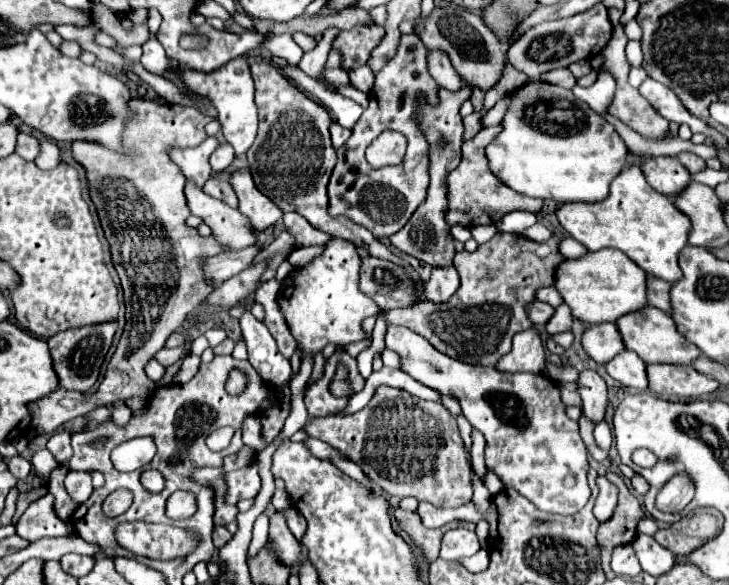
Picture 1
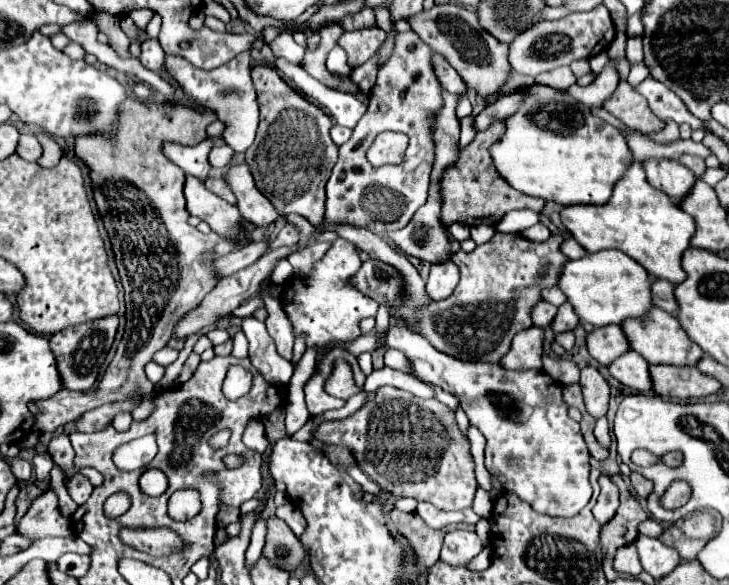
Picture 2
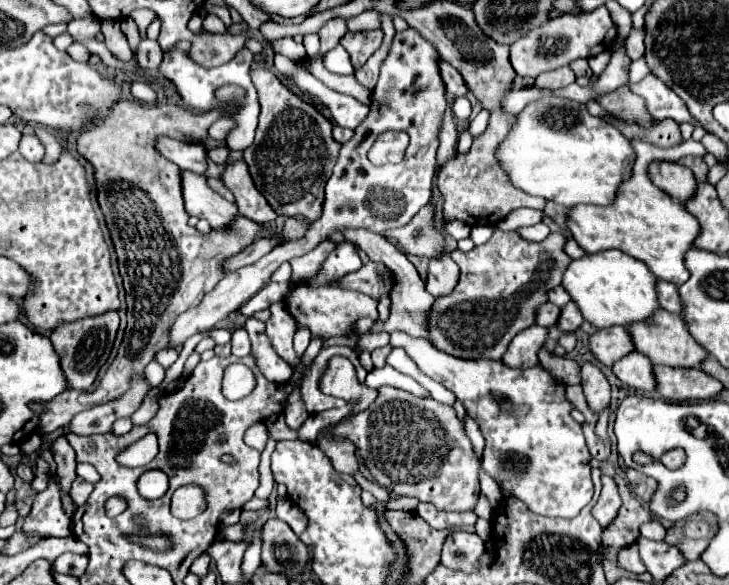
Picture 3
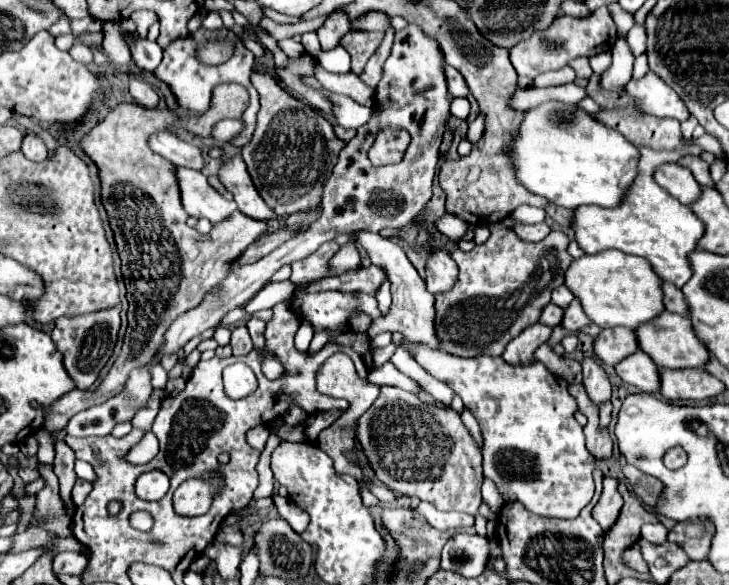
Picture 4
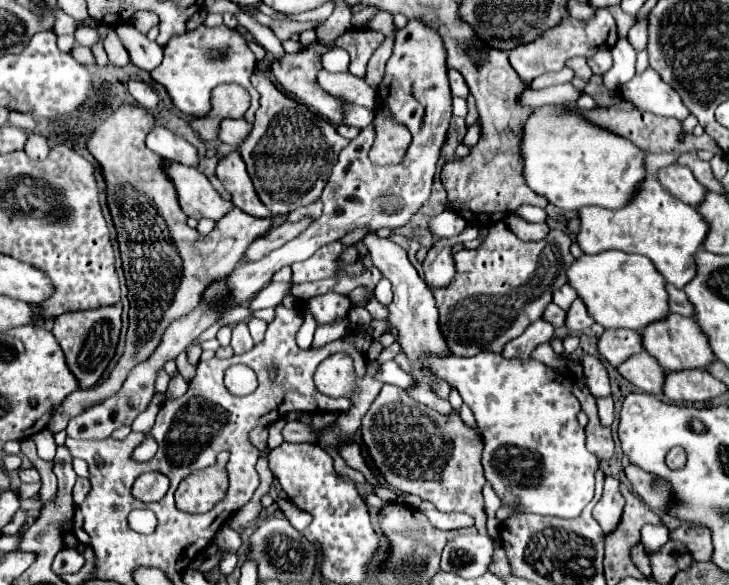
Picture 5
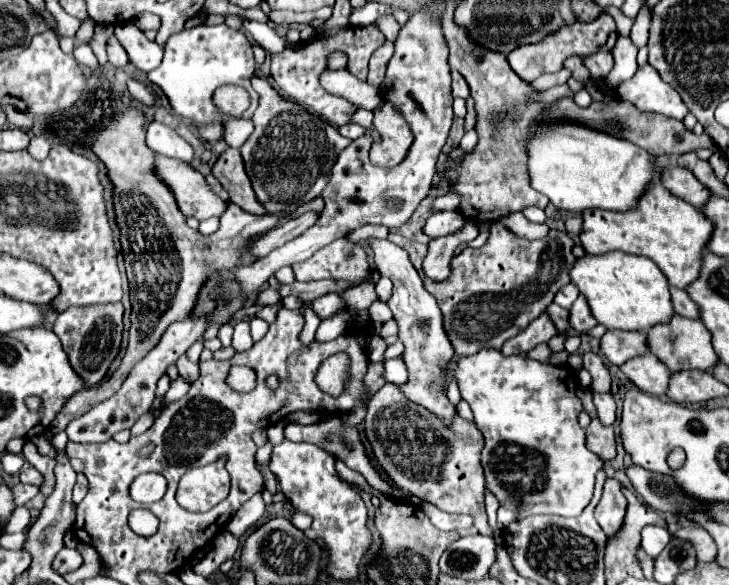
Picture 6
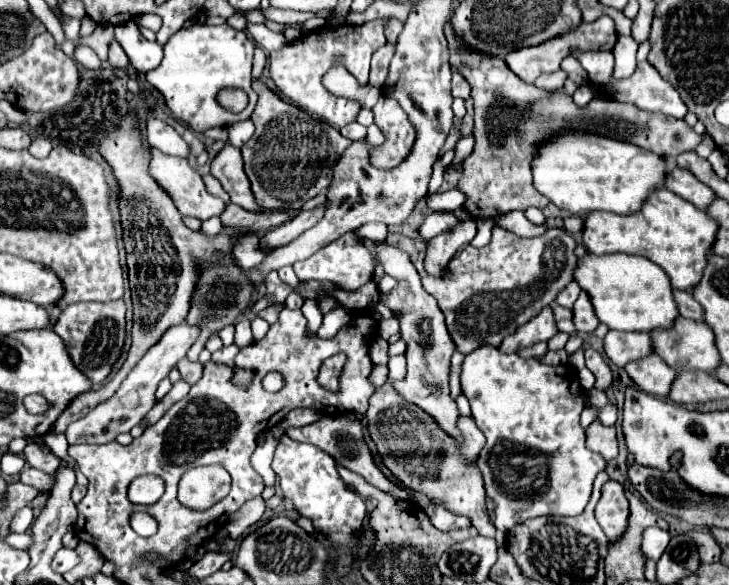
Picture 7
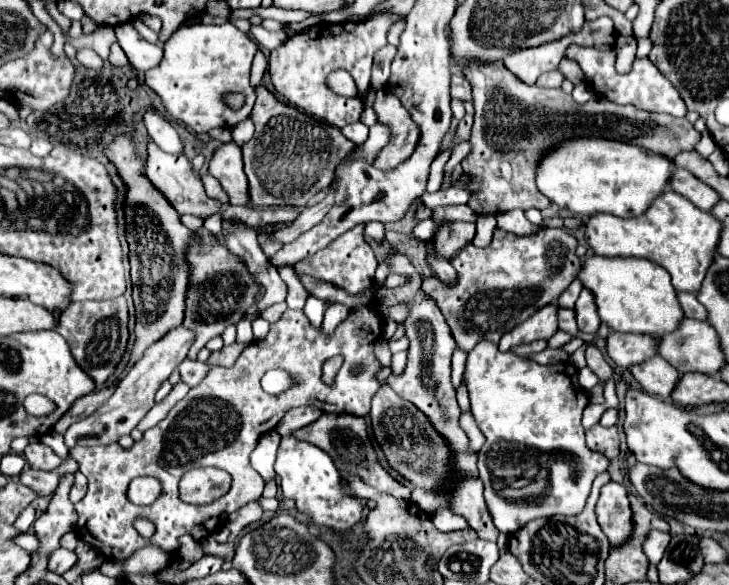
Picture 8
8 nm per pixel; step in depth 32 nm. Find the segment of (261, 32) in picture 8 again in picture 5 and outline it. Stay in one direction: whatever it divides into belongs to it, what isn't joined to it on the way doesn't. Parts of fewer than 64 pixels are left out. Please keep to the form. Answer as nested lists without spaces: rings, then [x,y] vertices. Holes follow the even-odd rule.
[[[238,14],[236,18],[238,18],[240,26],[242,26],[248,34],[252,34],[252,38],[254,38],[264,50],[272,52],[274,56],[282,56],[282,52],[284,52],[284,48],[282,48],[282,40],[276,38],[274,32],[272,32],[268,26],[262,26],[260,22],[252,20],[252,18],[246,16],[246,14]]]

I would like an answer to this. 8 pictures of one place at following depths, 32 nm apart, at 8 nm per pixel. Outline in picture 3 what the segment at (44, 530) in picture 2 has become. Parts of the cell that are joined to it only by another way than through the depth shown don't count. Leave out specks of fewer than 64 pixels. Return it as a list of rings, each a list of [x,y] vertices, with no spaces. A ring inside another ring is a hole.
[[[48,472],[48,488],[34,498],[32,512],[24,520],[24,530],[44,536],[70,536],[70,518],[60,502],[60,488],[54,476]]]

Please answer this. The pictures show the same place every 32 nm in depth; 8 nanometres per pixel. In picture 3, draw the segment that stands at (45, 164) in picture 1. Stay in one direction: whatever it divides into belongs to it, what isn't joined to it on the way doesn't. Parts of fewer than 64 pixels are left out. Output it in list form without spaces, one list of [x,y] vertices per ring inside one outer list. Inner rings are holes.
[[[42,126],[35,129],[35,134],[45,147],[45,156],[42,161],[45,164],[54,164],[58,160],[62,149],[57,138]]]

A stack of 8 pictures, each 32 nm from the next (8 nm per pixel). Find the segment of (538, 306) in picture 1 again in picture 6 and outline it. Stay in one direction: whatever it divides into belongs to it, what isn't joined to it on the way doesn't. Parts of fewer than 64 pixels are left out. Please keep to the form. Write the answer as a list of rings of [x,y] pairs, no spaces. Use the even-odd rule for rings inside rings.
[[[550,304],[550,308],[548,308],[548,312],[550,312],[550,316],[554,318],[554,324],[556,324],[556,328],[560,330],[560,332],[572,332],[572,326],[570,326],[570,312],[568,310],[564,310],[564,308],[560,308],[558,304]]]

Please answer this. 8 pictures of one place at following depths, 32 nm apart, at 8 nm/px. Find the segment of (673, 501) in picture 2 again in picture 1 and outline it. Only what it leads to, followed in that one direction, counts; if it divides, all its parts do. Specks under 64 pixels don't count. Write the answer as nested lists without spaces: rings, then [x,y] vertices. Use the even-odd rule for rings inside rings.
[[[674,476],[666,488],[658,494],[658,508],[664,512],[680,512],[694,496],[694,484],[690,484],[688,476]]]

